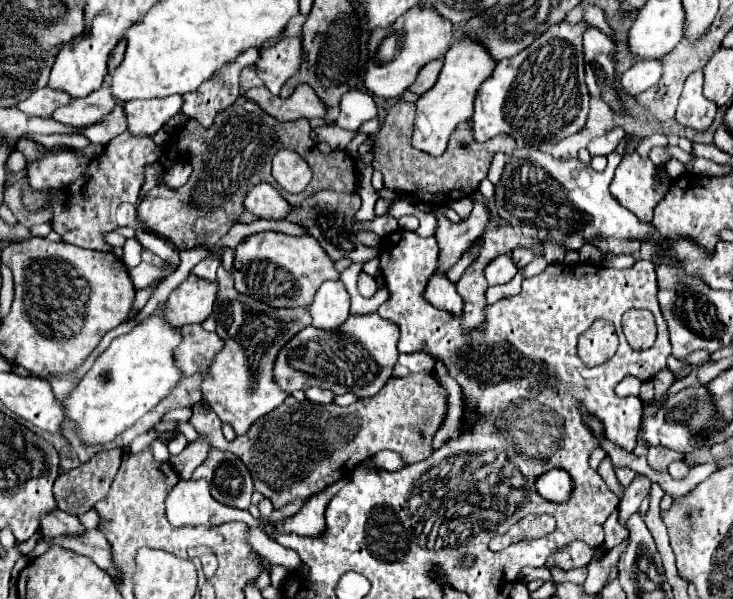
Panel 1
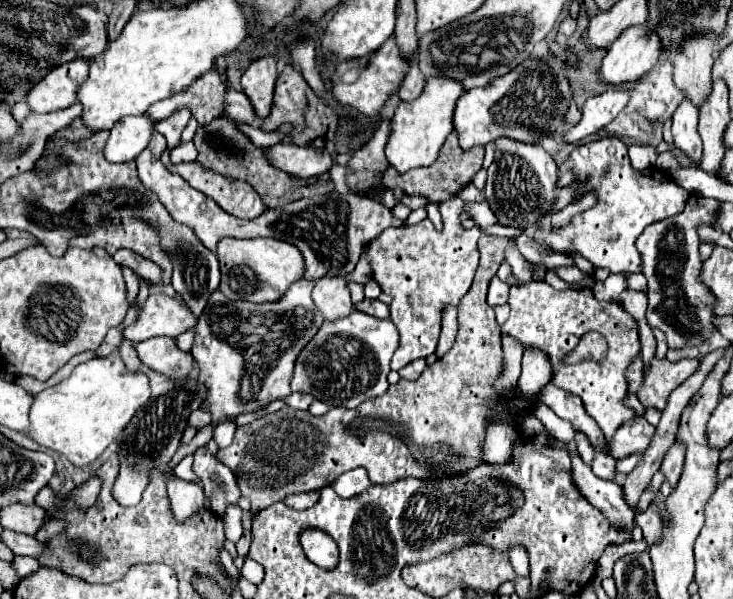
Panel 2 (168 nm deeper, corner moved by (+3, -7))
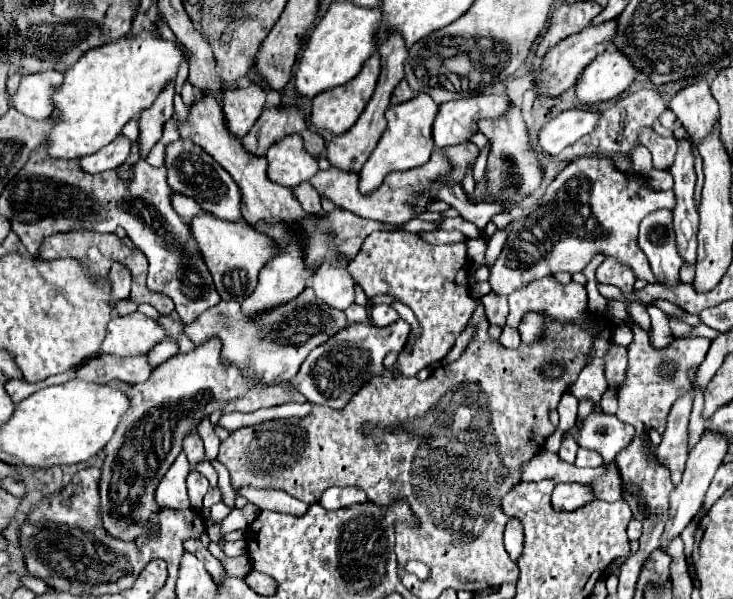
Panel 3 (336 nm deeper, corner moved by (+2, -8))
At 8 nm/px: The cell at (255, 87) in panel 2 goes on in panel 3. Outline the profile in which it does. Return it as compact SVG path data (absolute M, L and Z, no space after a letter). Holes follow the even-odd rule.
M250 84L246 90L228 88L222 94L222 112L226 118L226 128L232 136L244 138L254 122L260 118L266 102L266 92L258 84Z

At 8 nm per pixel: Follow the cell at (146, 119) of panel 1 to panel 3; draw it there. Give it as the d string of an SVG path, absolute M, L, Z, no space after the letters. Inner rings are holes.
M118 136L112 144L108 144L108 148L102 148L92 156L84 156L80 160L80 168L88 174L114 170L128 158L128 152L130 152L130 140L126 140L124 136Z

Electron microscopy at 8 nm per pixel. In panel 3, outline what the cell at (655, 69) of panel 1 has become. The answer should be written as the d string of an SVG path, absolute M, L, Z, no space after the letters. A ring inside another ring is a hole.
M586 108L566 110L560 116L552 118L538 132L538 148L548 156L560 154L566 146L574 144L582 136L594 130L598 124L598 112L588 112Z

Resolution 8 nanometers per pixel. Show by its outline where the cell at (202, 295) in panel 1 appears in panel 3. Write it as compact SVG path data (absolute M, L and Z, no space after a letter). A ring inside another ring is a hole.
M134 312L130 316L114 316L108 322L108 332L100 346L100 352L116 356L138 356L146 354L164 338L164 326L152 322L140 312Z

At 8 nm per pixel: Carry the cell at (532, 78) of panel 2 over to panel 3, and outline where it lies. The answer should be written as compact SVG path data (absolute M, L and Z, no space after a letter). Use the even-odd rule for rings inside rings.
M472 96L472 98L462 98L462 100L452 100L446 102L438 108L436 120L432 124L432 140L436 140L436 148L442 150L446 146L462 144L468 142L468 138L478 130L478 120L480 118L498 118L508 110L508 96Z

